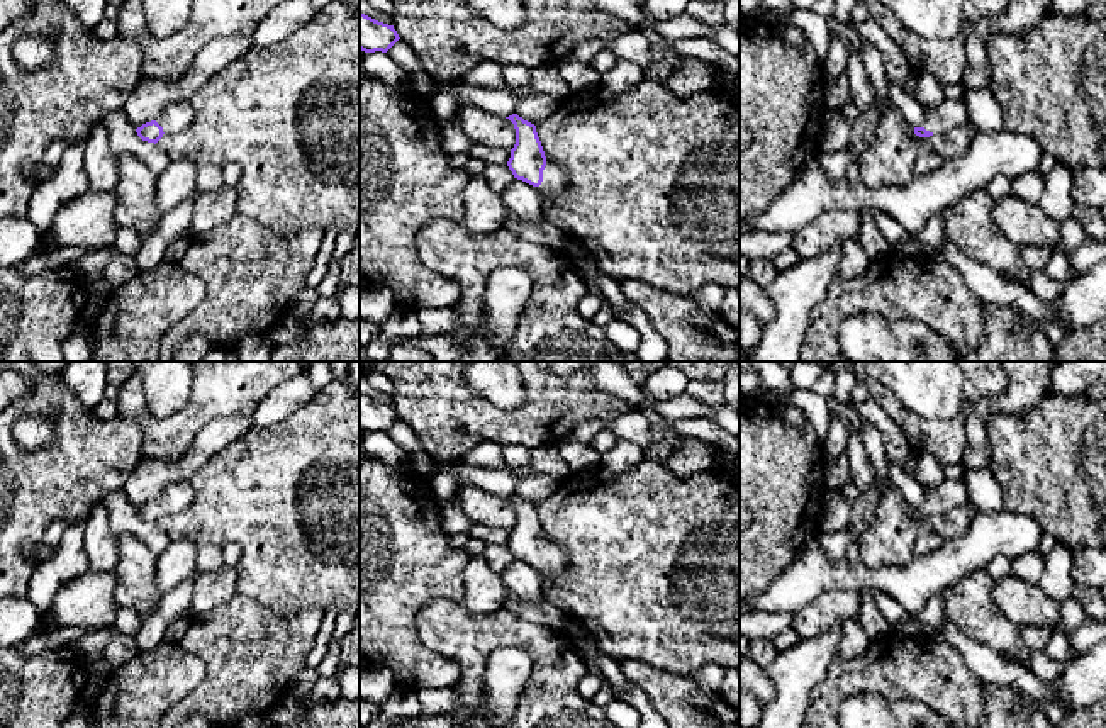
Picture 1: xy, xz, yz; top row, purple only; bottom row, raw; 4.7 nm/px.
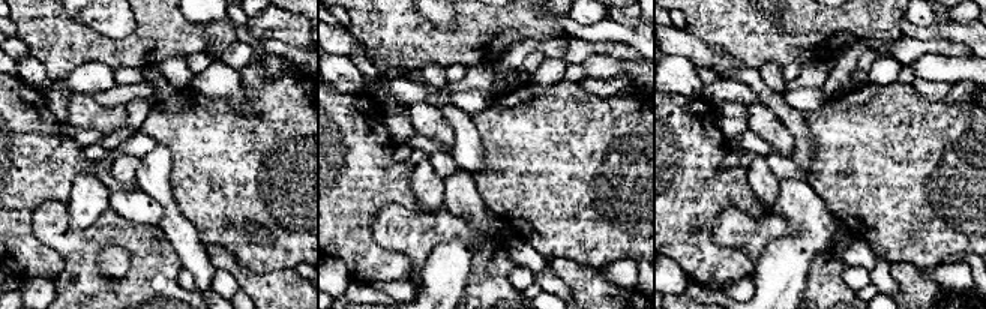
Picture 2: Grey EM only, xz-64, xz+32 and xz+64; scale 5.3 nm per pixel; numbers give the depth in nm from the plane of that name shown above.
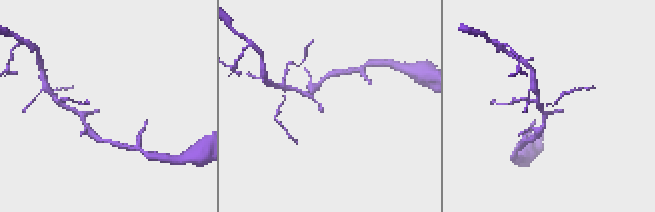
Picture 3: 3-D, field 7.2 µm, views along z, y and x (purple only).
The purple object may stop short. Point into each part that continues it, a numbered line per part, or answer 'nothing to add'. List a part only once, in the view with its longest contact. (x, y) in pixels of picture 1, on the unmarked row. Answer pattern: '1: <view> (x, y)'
1: xz (553, 557)

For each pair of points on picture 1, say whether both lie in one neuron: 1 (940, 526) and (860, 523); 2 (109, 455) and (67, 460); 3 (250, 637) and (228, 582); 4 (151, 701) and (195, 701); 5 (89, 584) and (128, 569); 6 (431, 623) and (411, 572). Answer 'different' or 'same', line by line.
1: different
2: same
3: different
4: different
5: different
6: different

